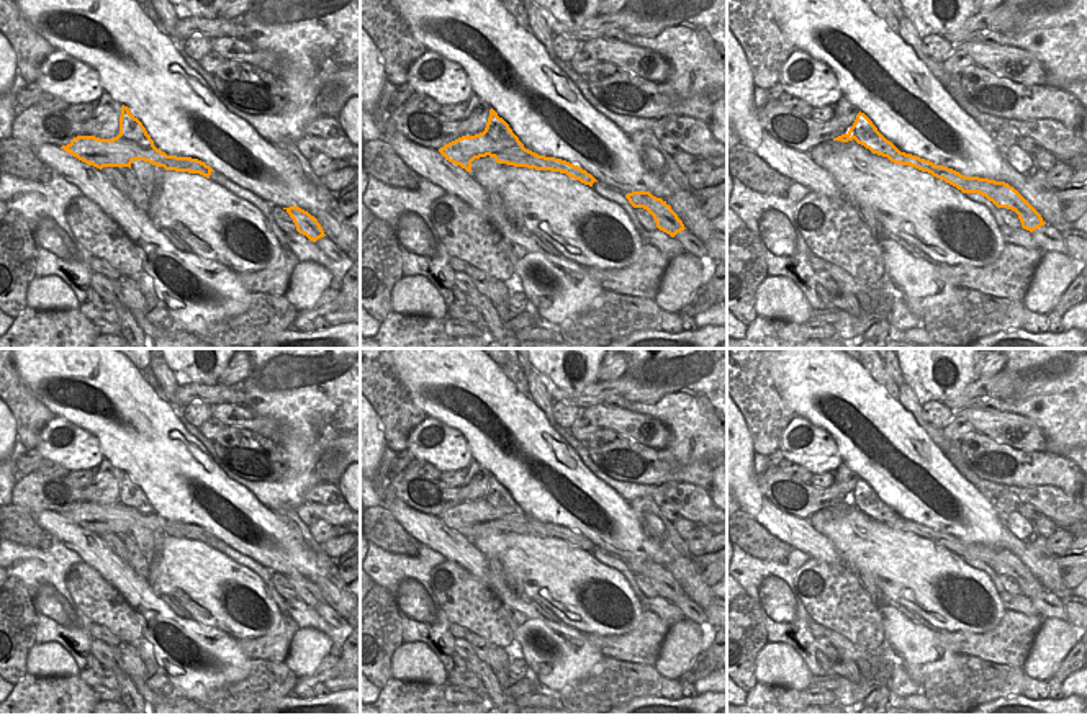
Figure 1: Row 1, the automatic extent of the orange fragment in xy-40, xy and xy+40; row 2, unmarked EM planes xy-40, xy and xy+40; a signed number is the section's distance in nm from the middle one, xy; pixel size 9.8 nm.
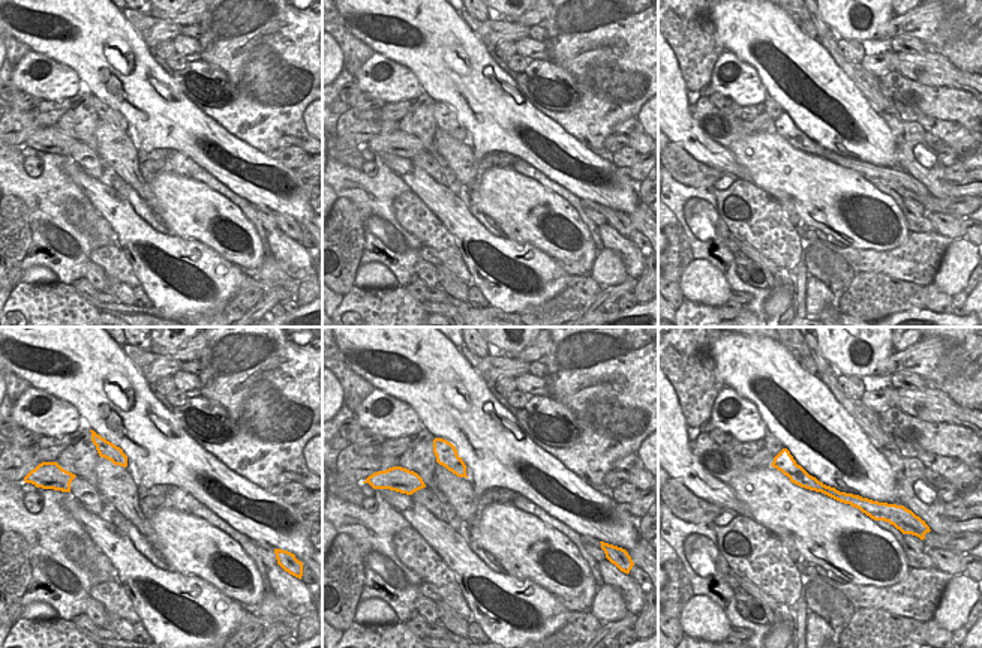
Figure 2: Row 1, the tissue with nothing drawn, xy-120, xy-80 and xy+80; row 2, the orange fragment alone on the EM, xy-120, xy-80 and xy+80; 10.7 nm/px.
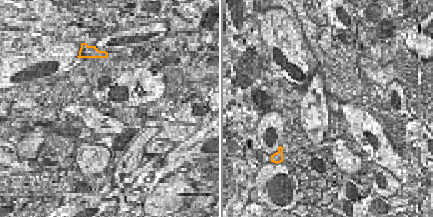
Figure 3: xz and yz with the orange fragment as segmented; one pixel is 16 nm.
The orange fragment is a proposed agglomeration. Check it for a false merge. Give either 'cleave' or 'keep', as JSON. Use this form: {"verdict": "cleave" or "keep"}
{"verdict": "cleave"}

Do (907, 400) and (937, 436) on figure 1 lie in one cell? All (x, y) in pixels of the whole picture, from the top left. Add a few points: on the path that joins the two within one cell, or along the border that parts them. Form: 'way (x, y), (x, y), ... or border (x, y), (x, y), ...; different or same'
way (914, 408), (929, 427); same

